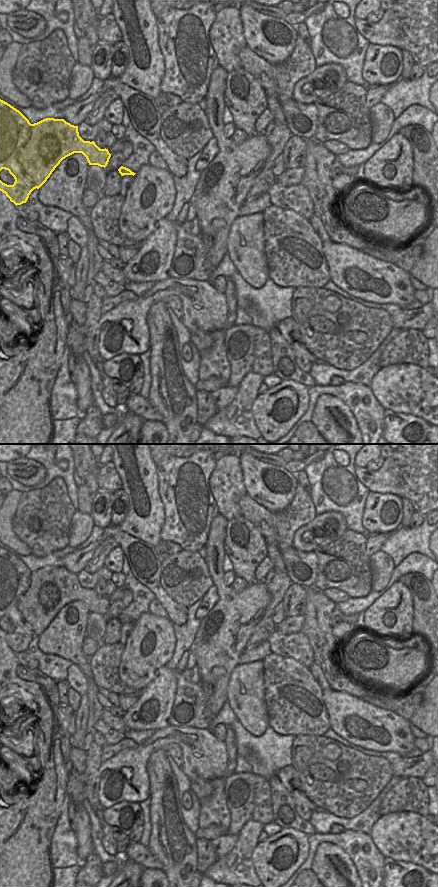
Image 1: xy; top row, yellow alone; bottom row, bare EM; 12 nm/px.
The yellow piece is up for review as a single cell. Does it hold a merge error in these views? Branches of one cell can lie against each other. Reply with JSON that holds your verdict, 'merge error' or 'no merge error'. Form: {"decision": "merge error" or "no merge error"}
{"decision": "merge error"}

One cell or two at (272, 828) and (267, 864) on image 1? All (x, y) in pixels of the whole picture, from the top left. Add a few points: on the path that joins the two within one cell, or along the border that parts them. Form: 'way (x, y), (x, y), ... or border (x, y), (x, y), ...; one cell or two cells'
border (282, 829), (269, 837); two cells

